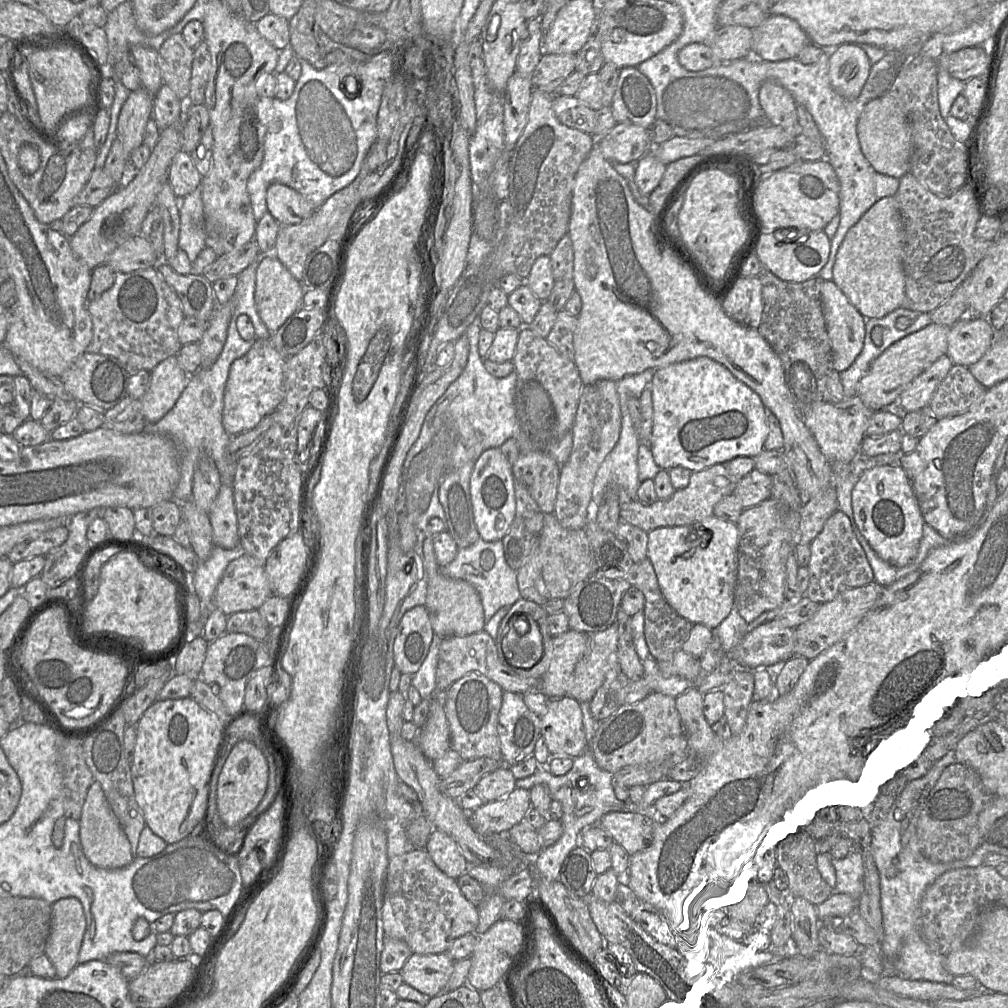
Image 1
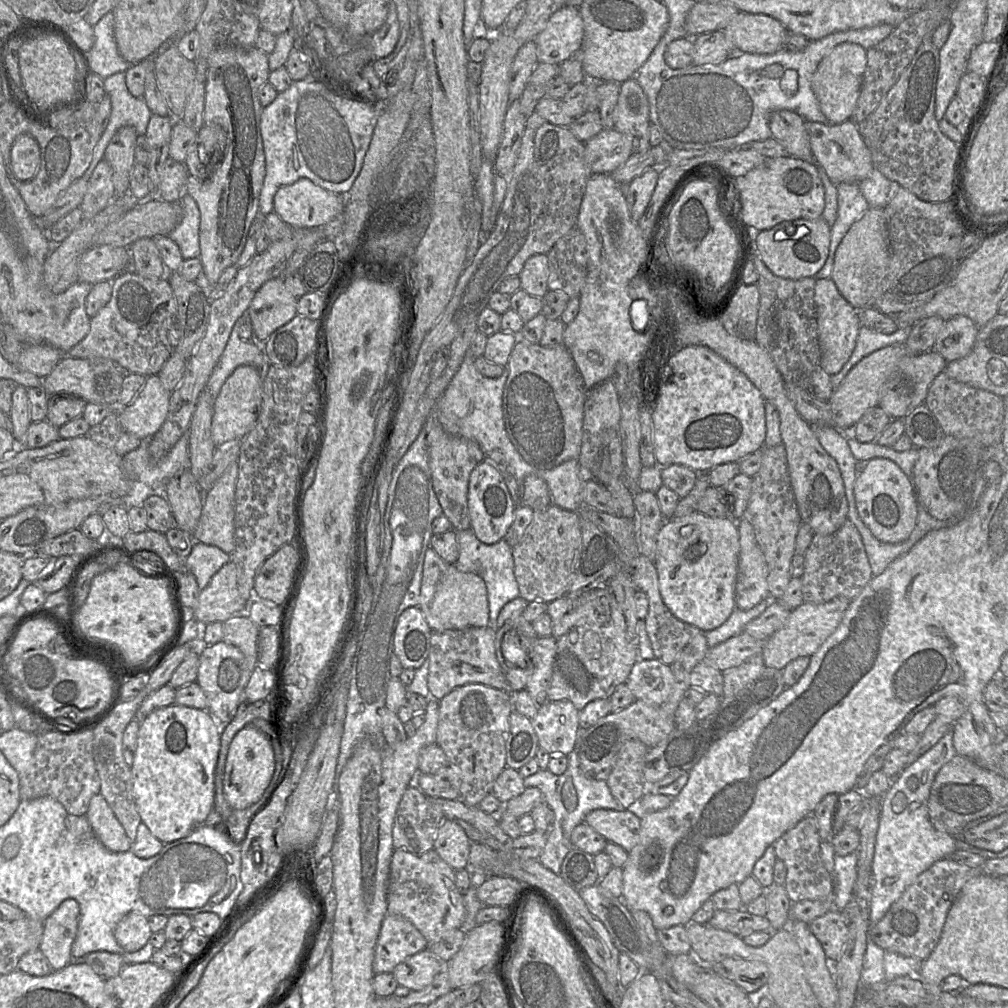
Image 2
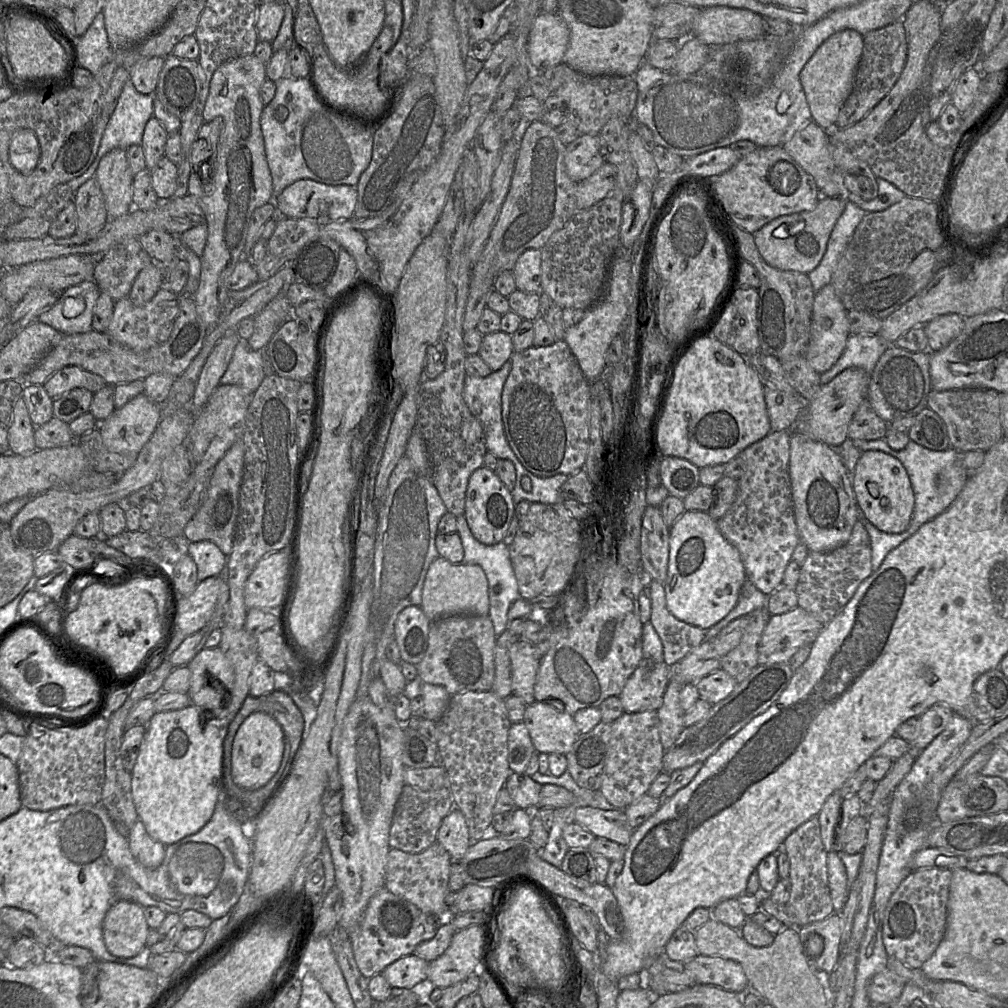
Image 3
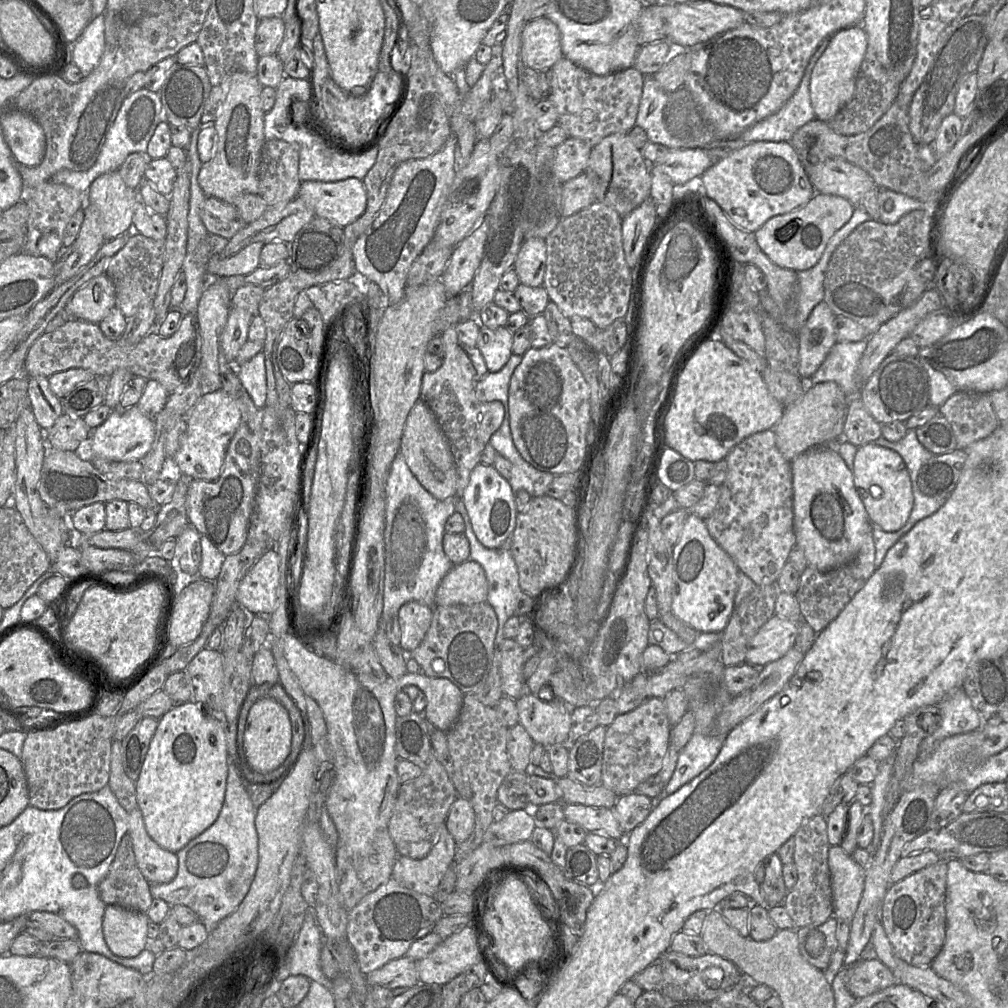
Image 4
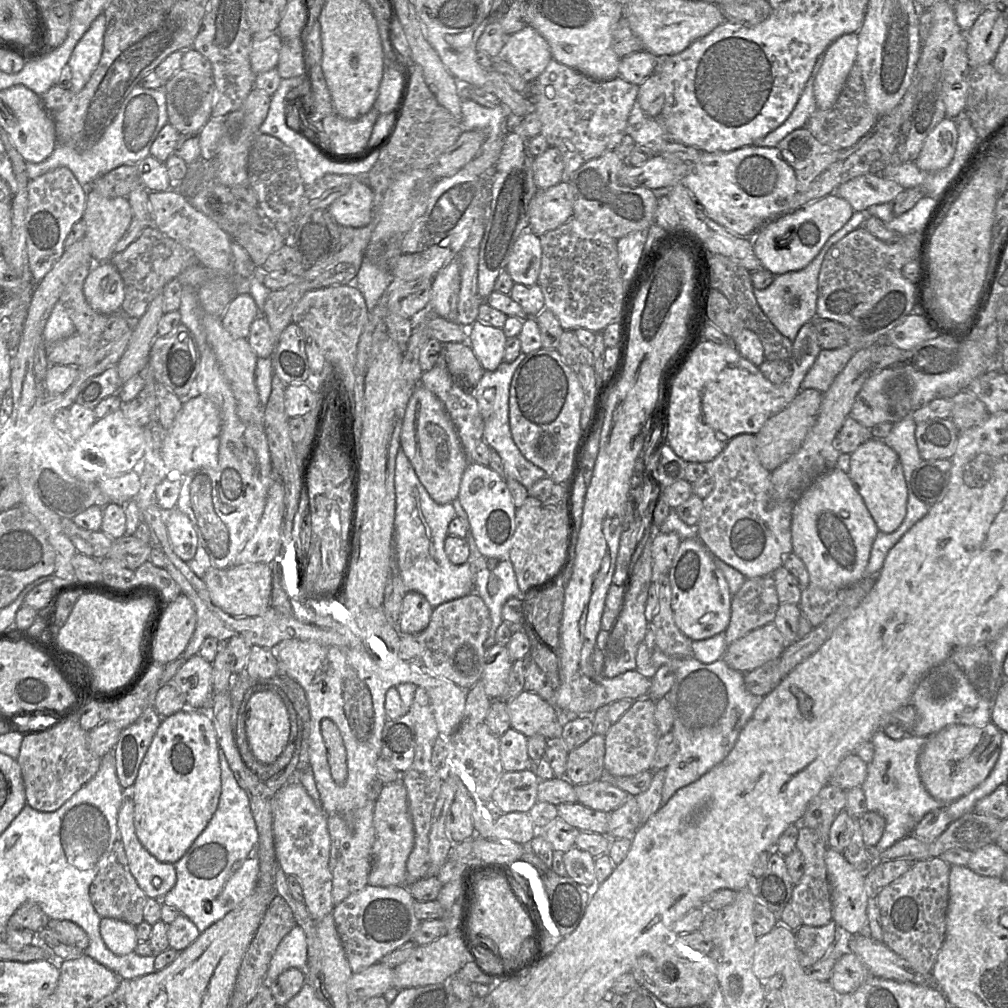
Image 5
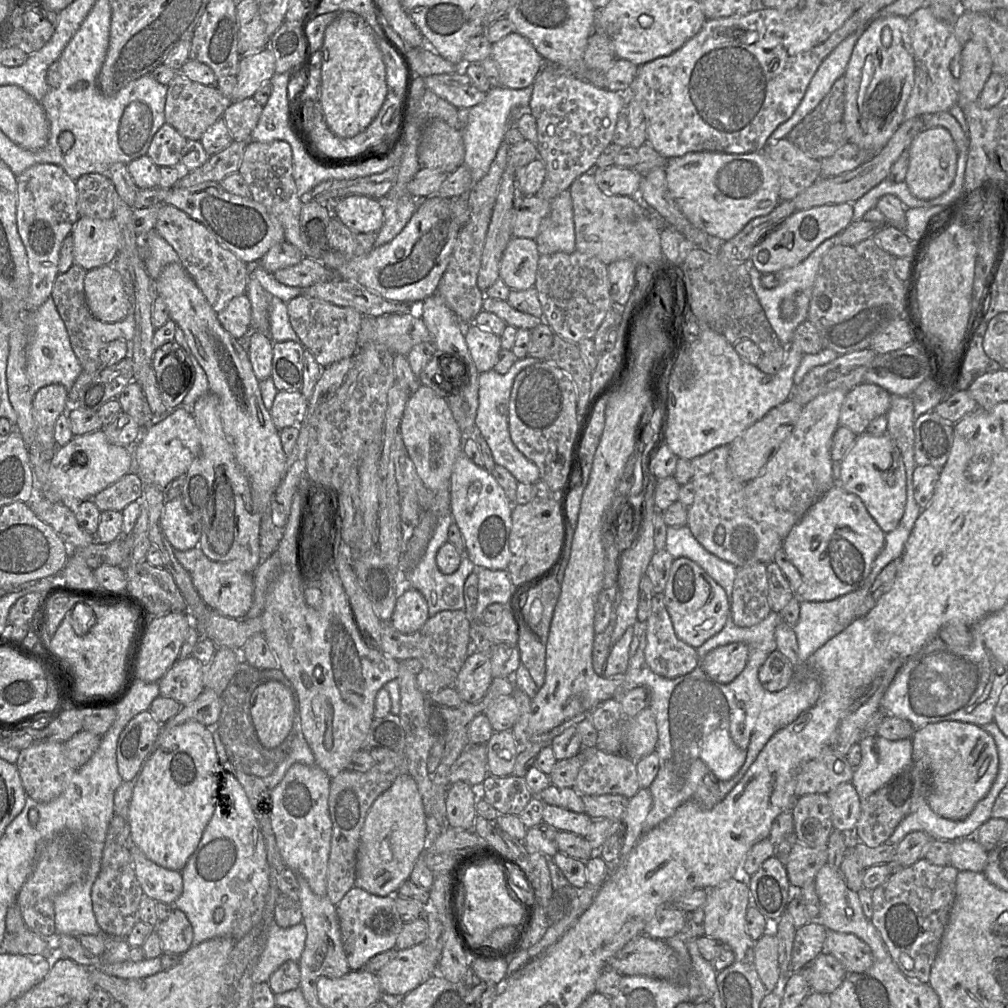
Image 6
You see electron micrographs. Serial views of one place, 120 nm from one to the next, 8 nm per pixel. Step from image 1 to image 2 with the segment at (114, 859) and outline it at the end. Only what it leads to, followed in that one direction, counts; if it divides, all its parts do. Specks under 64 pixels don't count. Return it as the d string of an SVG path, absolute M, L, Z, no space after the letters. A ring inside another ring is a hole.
M101 793L91 798L85 816L97 839L109 851L121 853L131 849L132 842Z

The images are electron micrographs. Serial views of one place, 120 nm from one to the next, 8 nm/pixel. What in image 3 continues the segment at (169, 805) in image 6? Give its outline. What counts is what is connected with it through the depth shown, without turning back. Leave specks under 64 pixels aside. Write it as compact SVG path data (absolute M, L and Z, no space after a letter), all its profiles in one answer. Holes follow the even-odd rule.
M189 705L181 710L166 711L156 713L146 725L140 751L131 772L132 775L132 798L138 814L139 820L142 821L148 835L155 841L165 846L174 844L183 838L193 835L200 831L210 820L218 802L220 791L223 791L223 741L227 734L227 727L222 727L222 722L216 718L211 718L208 711L202 710L195 705Z

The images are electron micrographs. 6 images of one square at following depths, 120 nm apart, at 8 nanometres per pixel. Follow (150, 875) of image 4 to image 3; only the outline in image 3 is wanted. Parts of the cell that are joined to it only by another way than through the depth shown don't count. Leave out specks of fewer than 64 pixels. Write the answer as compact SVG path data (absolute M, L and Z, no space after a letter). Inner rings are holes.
M139 818L129 830L128 845L133 857L146 868L157 868L165 858L166 846L148 835Z

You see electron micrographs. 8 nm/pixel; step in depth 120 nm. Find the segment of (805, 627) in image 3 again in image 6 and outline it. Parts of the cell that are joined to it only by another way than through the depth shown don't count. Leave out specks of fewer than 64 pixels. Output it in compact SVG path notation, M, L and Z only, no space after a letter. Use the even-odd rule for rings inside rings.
M743 643L718 647L700 660L700 667L712 680L728 684L744 670L748 652L748 647Z

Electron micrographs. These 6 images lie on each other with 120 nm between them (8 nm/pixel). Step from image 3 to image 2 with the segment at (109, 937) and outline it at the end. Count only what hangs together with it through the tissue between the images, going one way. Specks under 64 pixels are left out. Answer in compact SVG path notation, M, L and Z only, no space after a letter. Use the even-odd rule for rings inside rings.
M138 912L125 915L114 930L117 943L126 952L142 949L149 942L151 934L147 917Z

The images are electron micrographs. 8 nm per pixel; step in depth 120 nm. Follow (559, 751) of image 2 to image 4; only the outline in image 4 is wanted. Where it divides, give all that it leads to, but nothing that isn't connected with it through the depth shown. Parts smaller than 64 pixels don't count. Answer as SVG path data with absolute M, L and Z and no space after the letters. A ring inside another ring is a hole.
M526 692L516 699L521 724L532 740L544 748L565 745L571 726L571 708L547 703Z

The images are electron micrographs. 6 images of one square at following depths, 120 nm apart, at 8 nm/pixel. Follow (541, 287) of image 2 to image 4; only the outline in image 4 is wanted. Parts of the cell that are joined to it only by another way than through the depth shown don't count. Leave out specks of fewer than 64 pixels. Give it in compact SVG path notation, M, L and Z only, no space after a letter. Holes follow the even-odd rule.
M530 238L521 244L513 266L520 283L530 287L543 285L547 259L546 250L545 239L542 238Z

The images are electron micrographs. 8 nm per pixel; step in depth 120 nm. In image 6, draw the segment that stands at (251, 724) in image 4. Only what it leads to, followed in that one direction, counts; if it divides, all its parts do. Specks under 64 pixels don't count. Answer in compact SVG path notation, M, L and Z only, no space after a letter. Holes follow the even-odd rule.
M279 681L260 684L252 692L249 710L257 737L263 747L278 747L292 729L295 698Z

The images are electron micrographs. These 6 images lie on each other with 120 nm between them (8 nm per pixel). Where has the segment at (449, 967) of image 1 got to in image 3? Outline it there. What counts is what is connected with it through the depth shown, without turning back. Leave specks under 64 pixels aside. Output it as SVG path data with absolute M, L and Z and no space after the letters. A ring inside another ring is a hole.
M409 954L388 965L380 974L392 987L412 990L427 980L429 962Z

